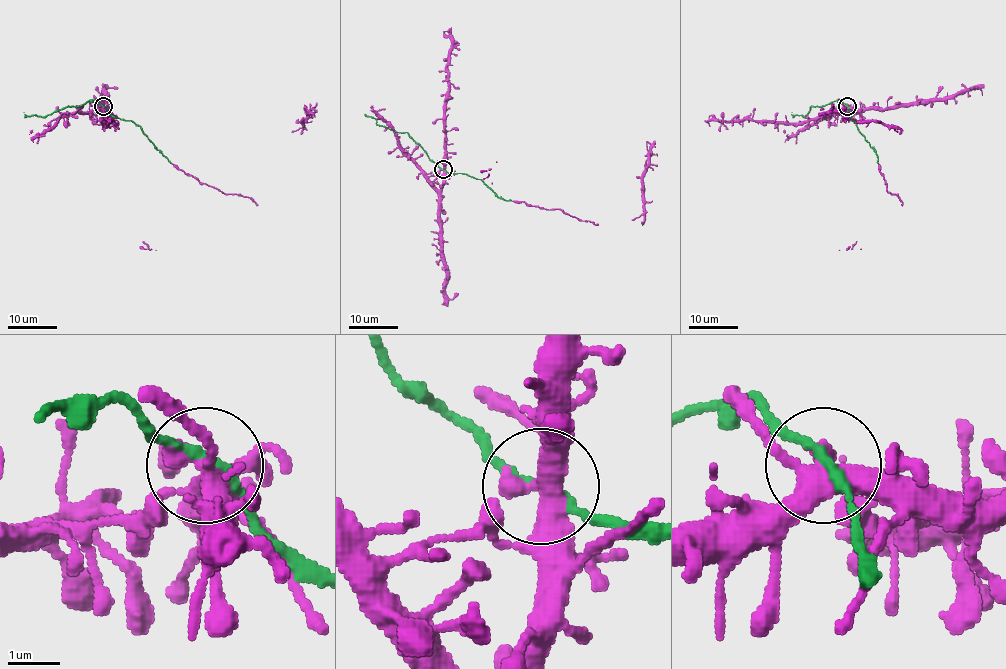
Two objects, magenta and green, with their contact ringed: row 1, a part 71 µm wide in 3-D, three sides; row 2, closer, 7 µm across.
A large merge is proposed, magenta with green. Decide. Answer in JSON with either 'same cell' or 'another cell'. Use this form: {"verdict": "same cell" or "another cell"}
{"verdict": "same cell"}

